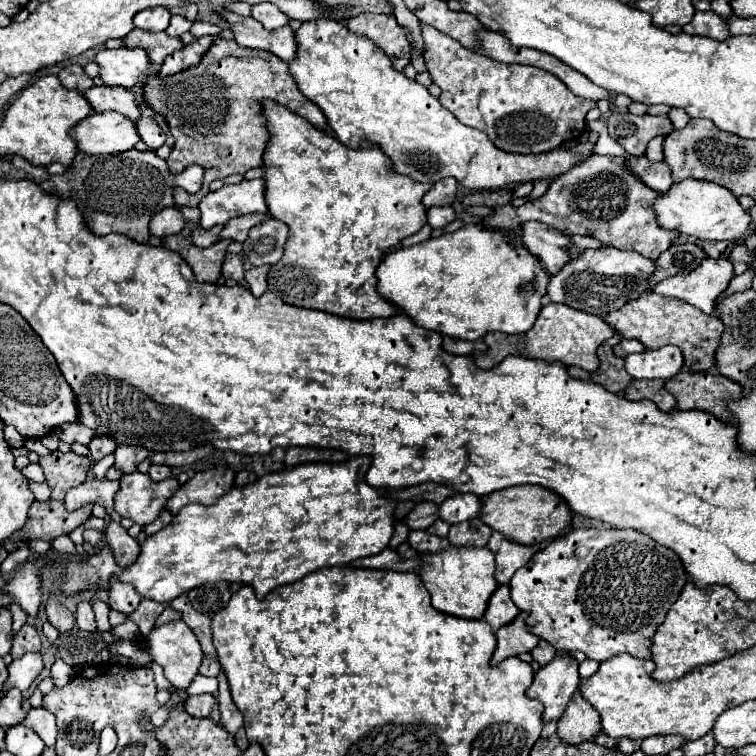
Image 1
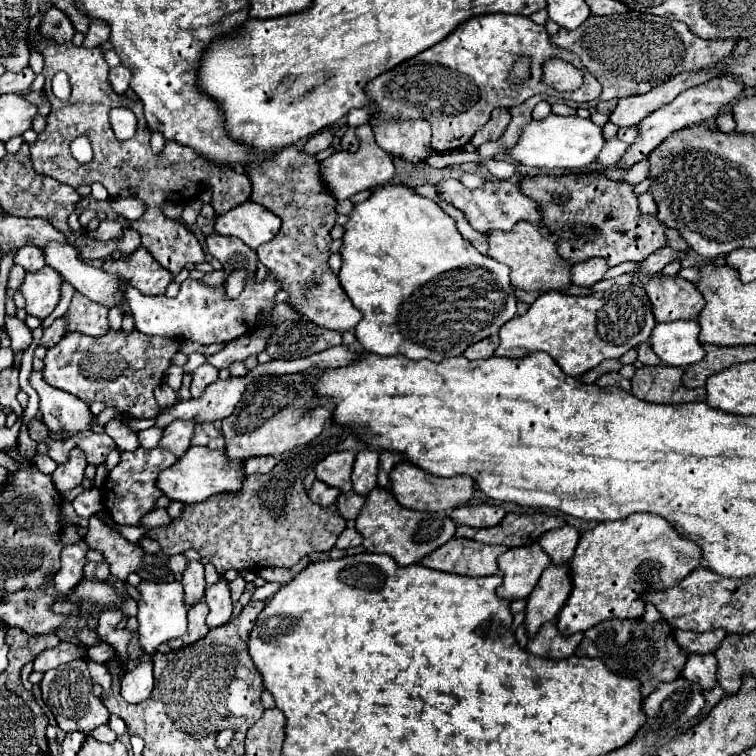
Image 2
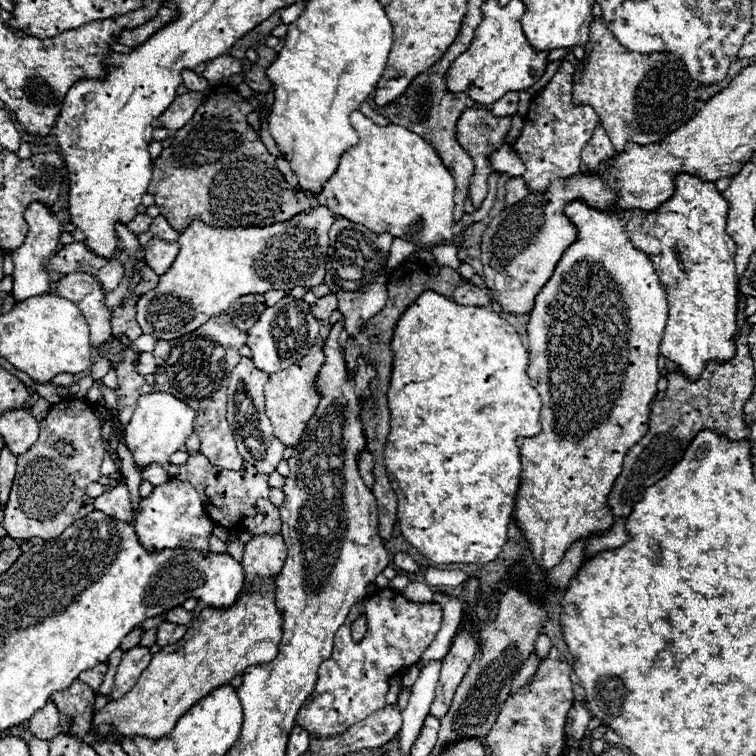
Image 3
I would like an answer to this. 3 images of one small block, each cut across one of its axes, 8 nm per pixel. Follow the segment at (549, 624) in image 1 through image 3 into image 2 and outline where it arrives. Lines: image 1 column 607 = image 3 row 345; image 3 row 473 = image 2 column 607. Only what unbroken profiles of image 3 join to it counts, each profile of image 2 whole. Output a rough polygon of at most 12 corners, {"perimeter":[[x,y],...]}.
{"perimeter":[[656,514],[584,532],[562,636],[638,620],[702,550]]}

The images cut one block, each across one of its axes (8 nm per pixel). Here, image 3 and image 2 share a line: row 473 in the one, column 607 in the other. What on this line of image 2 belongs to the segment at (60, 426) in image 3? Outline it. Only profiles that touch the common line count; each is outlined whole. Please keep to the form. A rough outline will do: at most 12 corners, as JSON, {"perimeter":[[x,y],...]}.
{"perimeter":[[590,16],[552,36],[602,84],[598,100],[712,68],[736,40],[678,20]]}

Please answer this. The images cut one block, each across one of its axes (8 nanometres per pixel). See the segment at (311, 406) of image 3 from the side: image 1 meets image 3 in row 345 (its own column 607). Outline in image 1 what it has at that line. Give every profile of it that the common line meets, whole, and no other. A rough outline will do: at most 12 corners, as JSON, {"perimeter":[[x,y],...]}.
{"perimeter":[[652,292],[606,316],[648,350],[674,344],[684,368],[714,366],[724,324]]}

